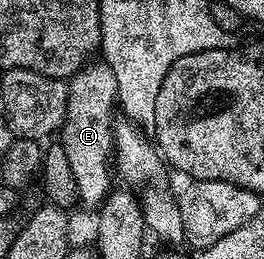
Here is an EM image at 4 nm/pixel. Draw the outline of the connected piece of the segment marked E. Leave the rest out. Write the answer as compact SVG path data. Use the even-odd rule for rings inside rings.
M94 62L83 66L76 75L69 77L68 83L66 120L60 129L60 143L64 154L68 154L72 178L76 178L79 201L97 209L112 191L110 172L112 176L114 126L118 103L116 74L112 74L105 62Z

